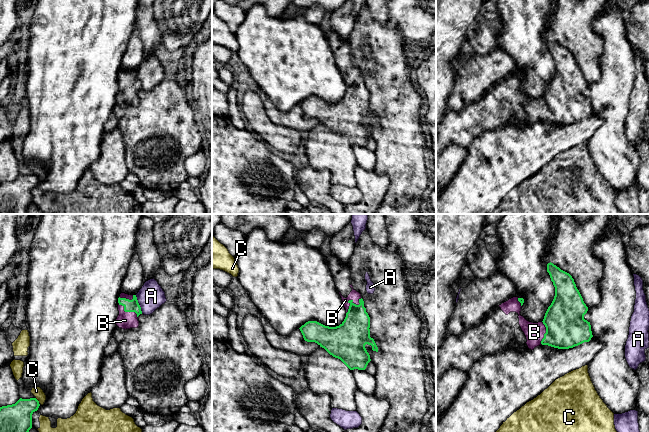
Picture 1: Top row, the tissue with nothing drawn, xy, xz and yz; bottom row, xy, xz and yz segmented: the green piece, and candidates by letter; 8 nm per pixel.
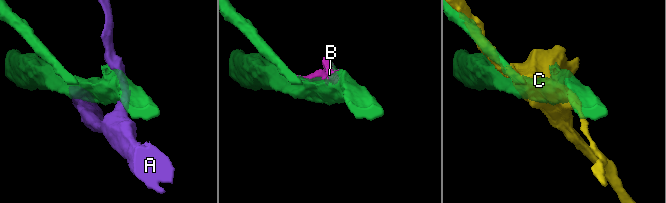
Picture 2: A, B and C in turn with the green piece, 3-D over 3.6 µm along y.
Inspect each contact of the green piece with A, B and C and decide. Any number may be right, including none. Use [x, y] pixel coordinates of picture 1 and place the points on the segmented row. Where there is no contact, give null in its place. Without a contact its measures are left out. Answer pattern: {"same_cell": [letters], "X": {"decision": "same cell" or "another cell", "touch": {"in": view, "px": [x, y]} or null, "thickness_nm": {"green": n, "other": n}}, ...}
{"same_cell": ["B"], "A": {"decision": "another cell", "touch": {"in": "xy", "px": [138, 304]}, "thickness_nm": {"green": 100, "other": 220}}, "B": {"decision": "same cell", "touch": {"in": "xz", "px": [352, 303]}, "thickness_nm": {"green": 260, "other": 80}}, "C": {"decision": "another cell", "touch": {"in": "xy", "px": [37, 400]}, "thickness_nm": {"green": 220, "other": 80}}}

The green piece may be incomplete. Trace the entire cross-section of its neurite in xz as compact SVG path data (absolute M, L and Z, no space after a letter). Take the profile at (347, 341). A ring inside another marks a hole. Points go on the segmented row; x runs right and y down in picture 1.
M334 256L328 257L327 261L346 309L346 317L336 327L308 321L299 329L305 341L317 343L350 370L365 370L371 361L365 345L371 345L372 350L378 352L374 339L370 337L370 317L361 294L353 289L348 265Z

